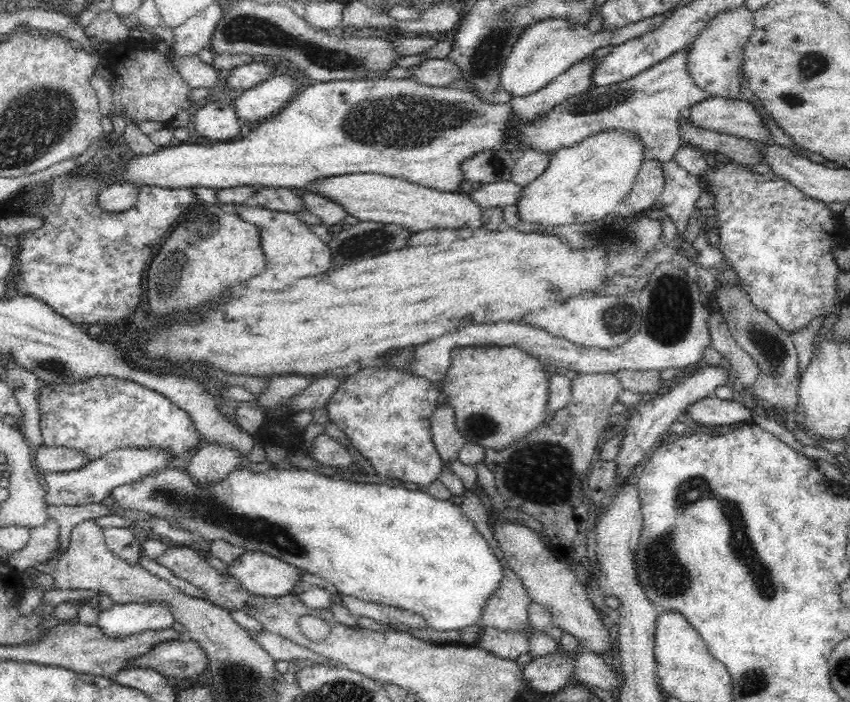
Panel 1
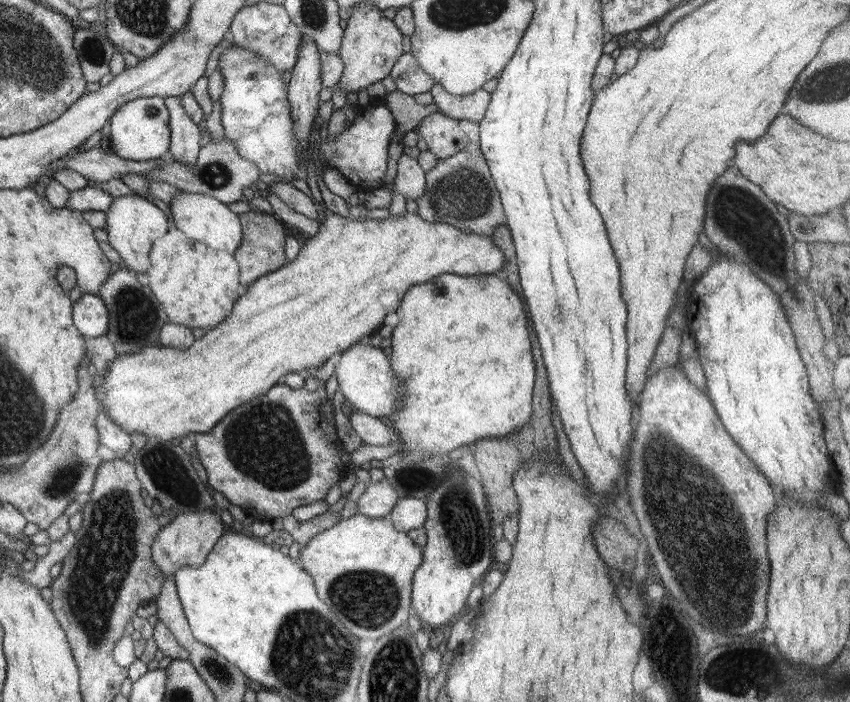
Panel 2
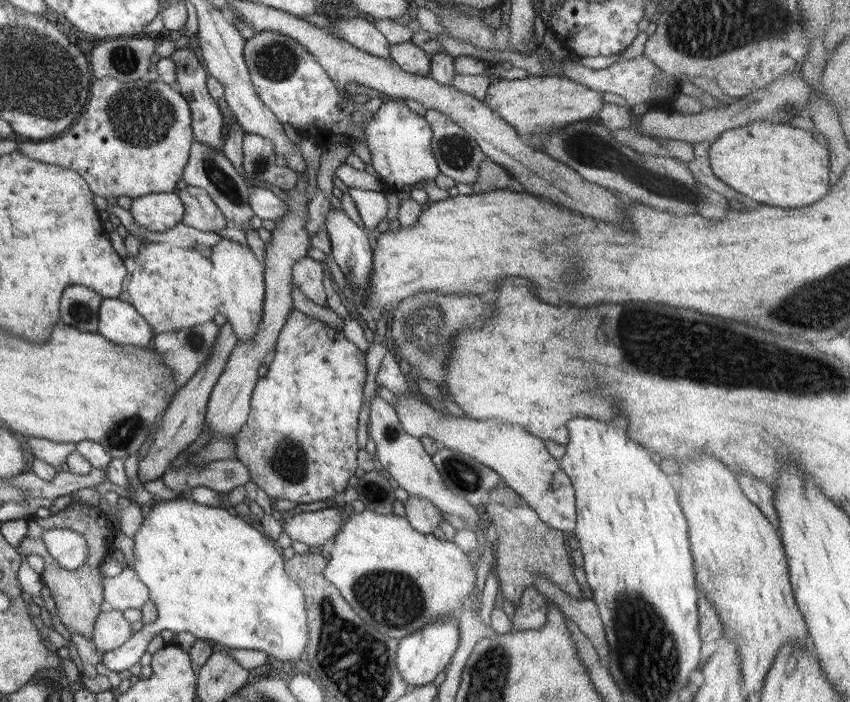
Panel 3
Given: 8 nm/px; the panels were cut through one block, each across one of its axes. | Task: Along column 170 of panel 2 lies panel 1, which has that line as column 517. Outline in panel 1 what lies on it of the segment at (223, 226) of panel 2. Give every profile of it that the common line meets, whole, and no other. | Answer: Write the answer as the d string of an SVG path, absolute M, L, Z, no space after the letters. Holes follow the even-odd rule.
M606 131L577 145L553 152L544 174L523 188L515 206L519 226L525 230L599 221L612 215L632 190L638 168L644 162L642 143L632 133Z

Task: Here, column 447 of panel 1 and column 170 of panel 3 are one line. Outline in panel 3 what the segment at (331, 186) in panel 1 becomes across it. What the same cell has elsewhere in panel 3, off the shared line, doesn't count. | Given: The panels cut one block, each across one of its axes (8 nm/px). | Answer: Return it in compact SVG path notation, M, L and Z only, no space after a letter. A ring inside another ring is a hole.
M177 191L149 193L132 199L128 211L139 227L163 232L181 223L183 205Z

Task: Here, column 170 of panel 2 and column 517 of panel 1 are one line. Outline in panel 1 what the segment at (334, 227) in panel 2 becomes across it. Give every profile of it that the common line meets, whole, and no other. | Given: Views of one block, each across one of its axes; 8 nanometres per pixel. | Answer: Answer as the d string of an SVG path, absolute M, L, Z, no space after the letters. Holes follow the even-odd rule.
M486 346L454 347L451 365L443 384L444 398L453 408L456 426L467 442L480 444L486 449L502 450L514 440L520 440L549 417L547 412L549 371L537 358L531 357L518 347L486 348Z

